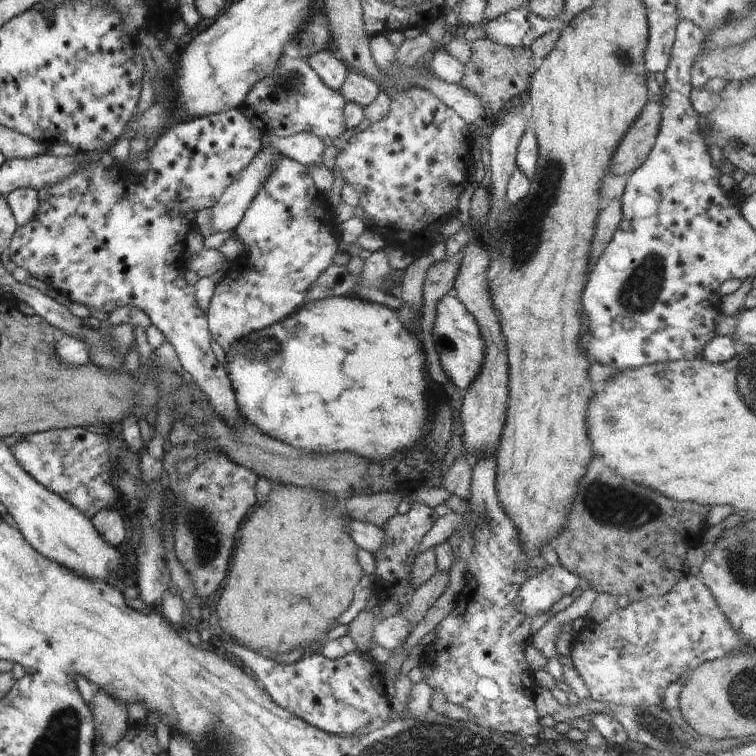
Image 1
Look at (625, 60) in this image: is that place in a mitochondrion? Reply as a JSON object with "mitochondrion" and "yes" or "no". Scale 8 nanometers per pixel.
{"mitochondrion":"yes"}

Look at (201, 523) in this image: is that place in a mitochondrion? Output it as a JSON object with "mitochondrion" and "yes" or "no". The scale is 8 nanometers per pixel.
{"mitochondrion":"yes"}

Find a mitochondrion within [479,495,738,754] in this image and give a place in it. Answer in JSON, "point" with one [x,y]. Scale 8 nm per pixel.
{"point":[653,723]}

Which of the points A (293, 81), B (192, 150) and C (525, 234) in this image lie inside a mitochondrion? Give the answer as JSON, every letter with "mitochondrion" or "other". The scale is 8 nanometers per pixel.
{"A":"mitochondrion","B":"other","C":"mitochondrion"}

